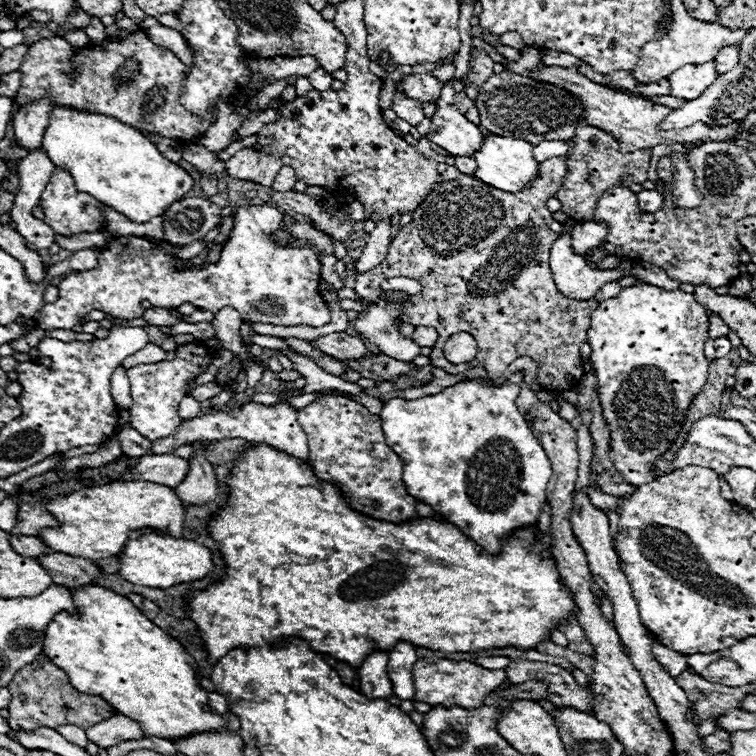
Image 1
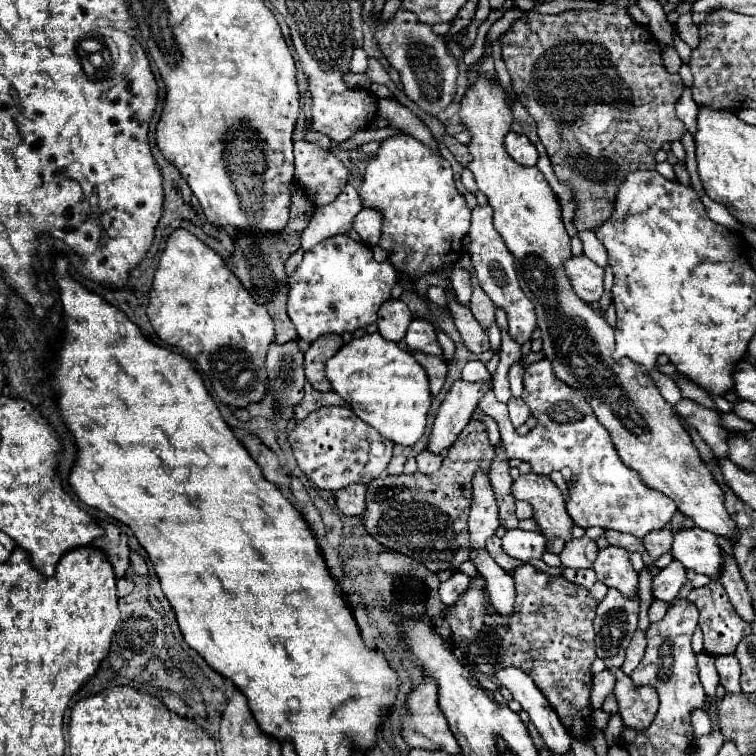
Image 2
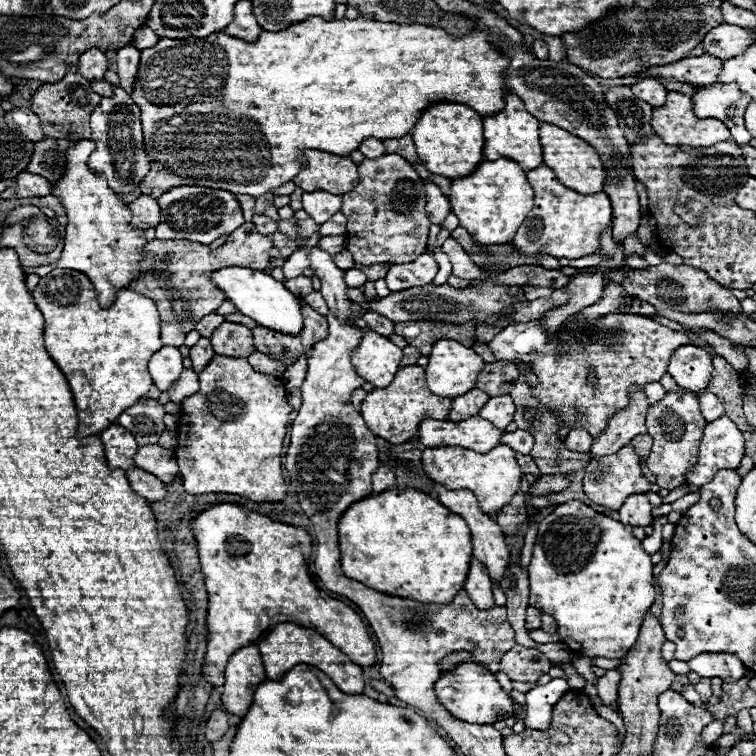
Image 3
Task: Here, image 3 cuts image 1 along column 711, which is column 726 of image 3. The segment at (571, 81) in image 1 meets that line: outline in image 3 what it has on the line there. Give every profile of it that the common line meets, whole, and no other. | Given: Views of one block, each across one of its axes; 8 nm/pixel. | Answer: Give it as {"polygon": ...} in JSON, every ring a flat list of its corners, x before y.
{"polygon":[[668,92,666,104,660,108,654,108,652,112,652,128,666,144,682,144,682,146,694,146,694,148,708,148,718,142,730,140,728,128,716,120,716,118,698,118,692,112,692,98,680,92]]}

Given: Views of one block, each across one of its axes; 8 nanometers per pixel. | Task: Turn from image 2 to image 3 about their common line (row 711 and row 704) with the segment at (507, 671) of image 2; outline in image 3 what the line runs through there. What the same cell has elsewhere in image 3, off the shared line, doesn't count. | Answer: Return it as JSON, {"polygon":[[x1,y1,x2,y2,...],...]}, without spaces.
{"polygon":[[552,678,544,686,536,686,526,692,526,718,524,724,528,728,548,728,552,720,552,704,560,700,560,696,568,690,566,678]]}

